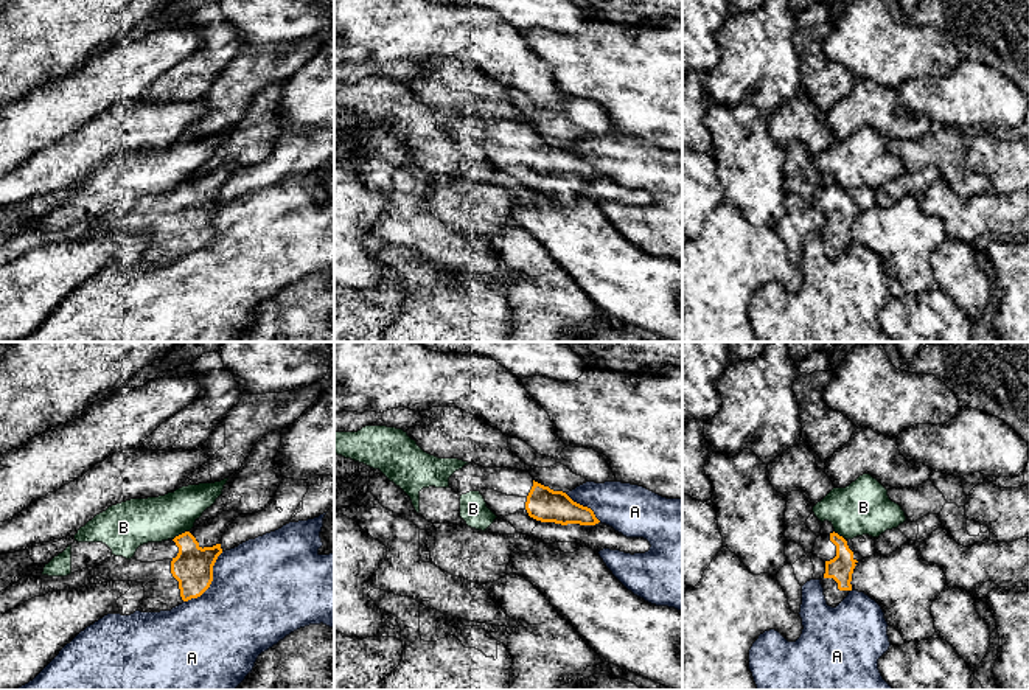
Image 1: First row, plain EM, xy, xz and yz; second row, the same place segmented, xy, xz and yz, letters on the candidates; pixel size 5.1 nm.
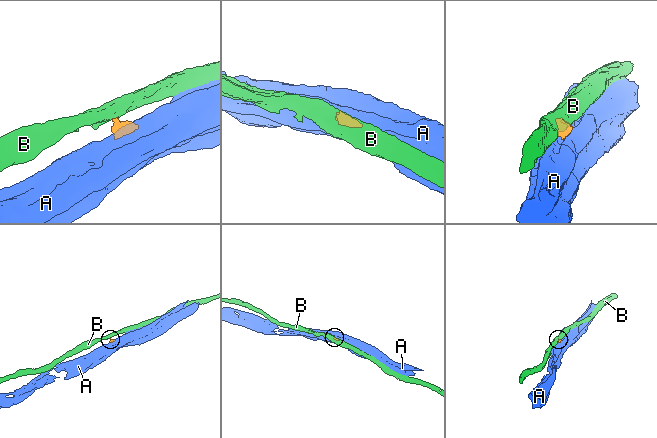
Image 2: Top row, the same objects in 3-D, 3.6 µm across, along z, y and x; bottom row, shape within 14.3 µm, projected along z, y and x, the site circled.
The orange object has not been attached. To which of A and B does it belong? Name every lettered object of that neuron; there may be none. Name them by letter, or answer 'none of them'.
none of them

